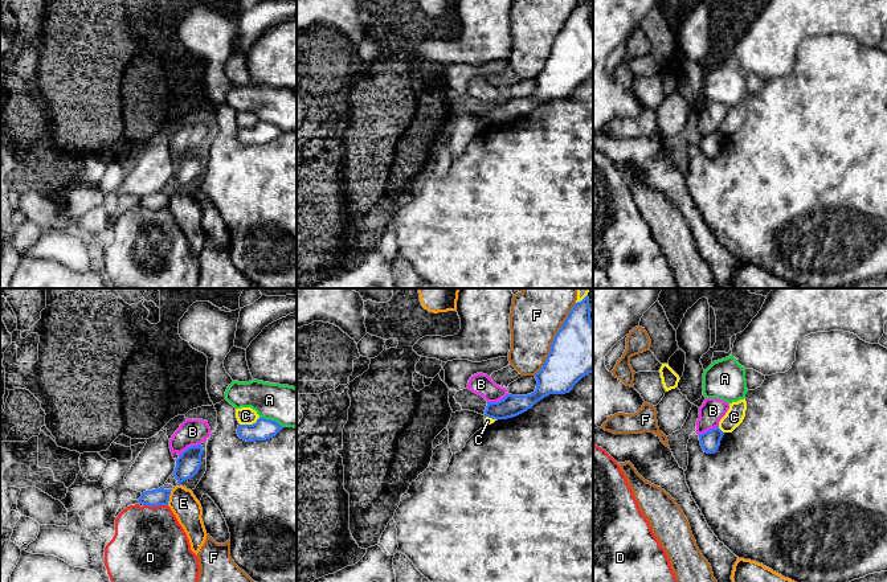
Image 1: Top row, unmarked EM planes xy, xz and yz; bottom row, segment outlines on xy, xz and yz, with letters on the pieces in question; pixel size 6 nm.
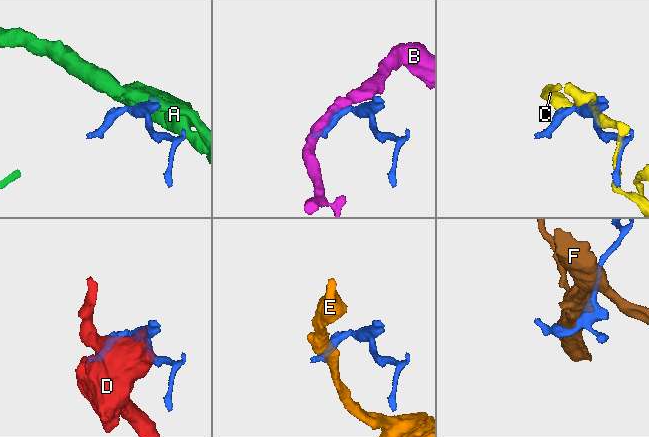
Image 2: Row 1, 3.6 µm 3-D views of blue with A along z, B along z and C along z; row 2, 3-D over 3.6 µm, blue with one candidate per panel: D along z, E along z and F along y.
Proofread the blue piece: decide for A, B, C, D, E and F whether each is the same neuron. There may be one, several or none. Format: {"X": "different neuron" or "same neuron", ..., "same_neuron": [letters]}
{"A": "different neuron", "B": "same neuron", "C": "different neuron", "D": "different neuron", "E": "different neuron", "F": "different neuron", "same_neuron": ["B"]}

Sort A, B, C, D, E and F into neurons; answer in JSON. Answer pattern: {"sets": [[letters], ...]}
{"sets": [["A"], ["B"], ["C"], ["D"], ["E"], ["F"]]}

